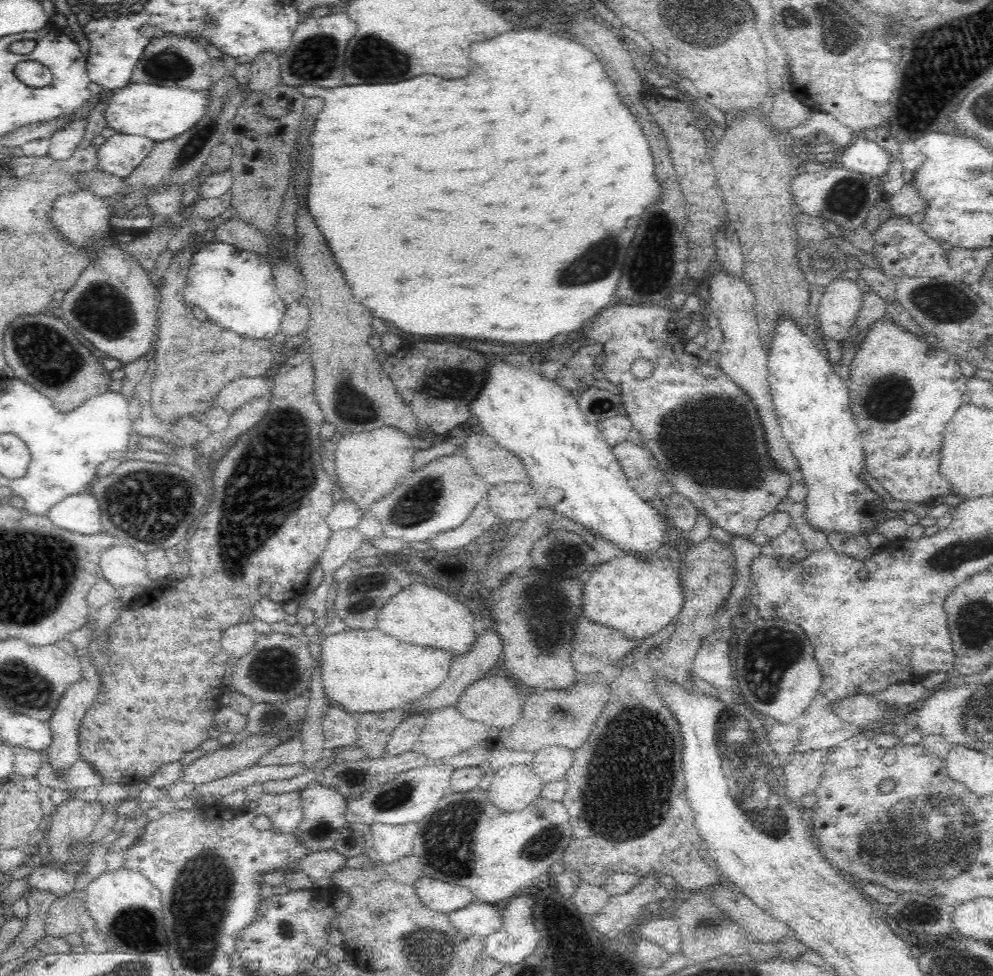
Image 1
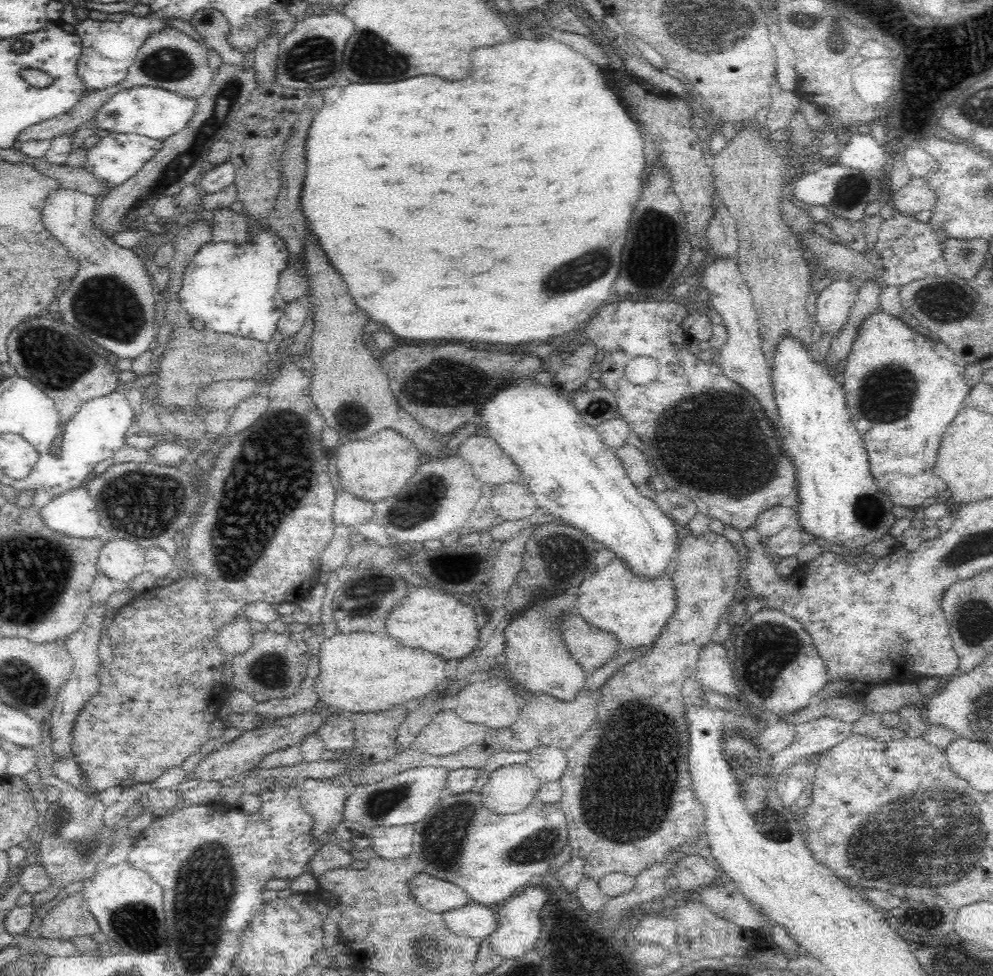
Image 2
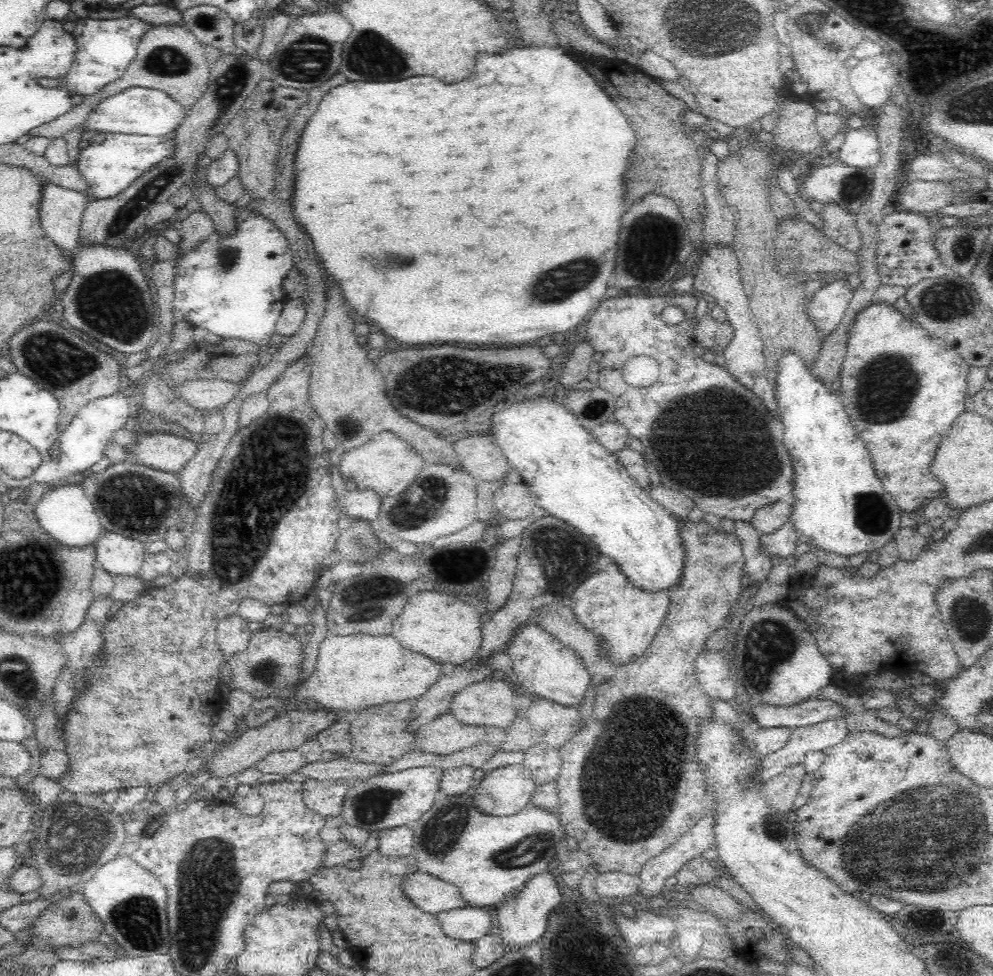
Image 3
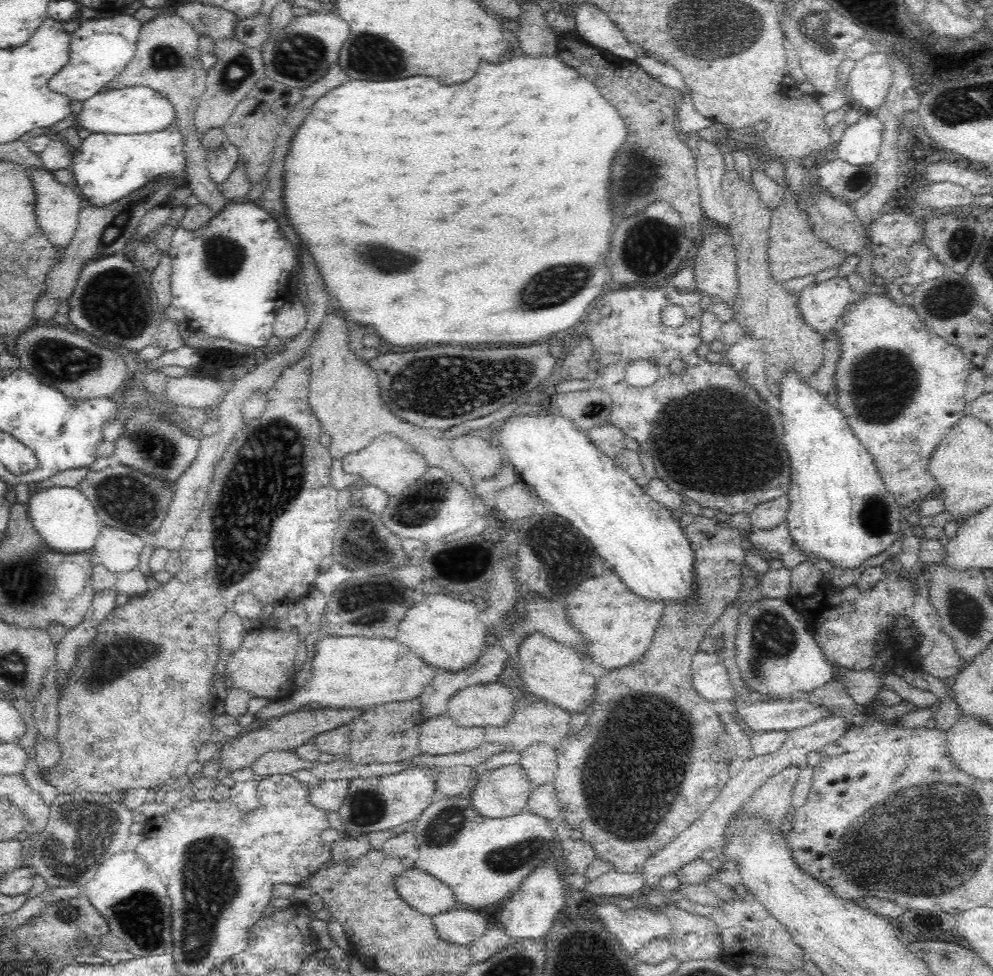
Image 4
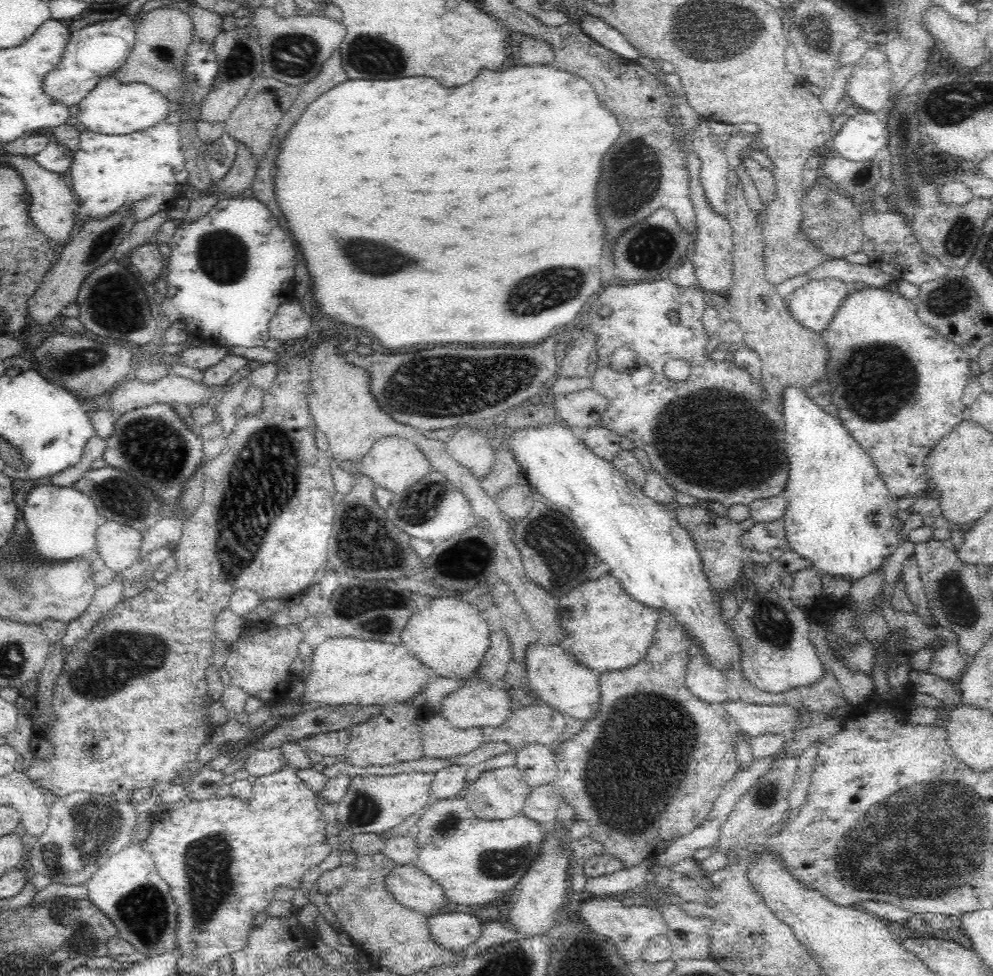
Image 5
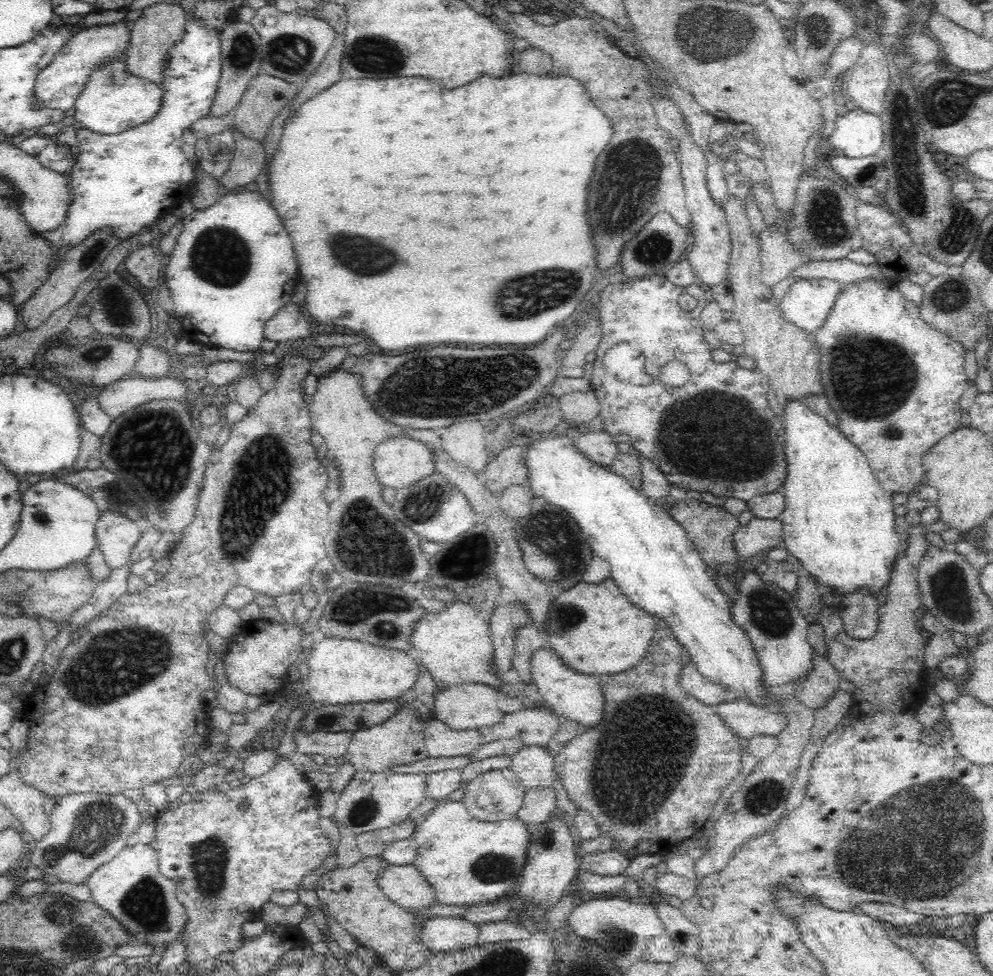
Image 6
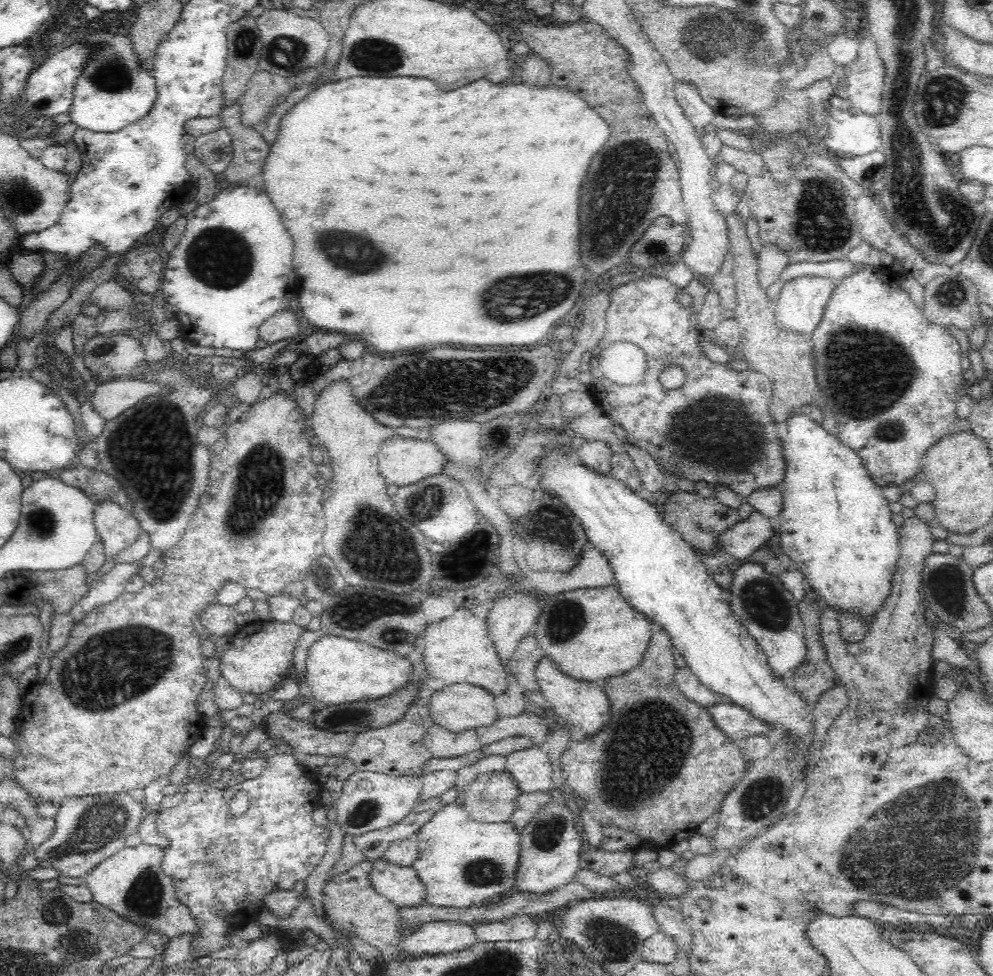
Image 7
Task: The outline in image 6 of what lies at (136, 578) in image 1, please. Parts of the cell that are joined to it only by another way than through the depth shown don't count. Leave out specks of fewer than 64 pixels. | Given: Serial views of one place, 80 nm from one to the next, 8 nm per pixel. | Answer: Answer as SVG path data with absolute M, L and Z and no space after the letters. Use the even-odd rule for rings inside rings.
M112 511L100 513L95 537L108 568L113 571L130 564L130 553L139 541L143 527Z

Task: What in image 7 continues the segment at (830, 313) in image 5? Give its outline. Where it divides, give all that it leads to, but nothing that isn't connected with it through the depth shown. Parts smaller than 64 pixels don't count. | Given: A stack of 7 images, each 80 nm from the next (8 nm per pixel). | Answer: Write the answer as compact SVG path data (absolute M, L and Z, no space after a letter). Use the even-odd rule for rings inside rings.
M806 275L794 277L794 280L787 282L782 287L779 298L775 300L775 321L780 331L793 331L811 336L822 320L826 305L836 286L837 282L828 277Z

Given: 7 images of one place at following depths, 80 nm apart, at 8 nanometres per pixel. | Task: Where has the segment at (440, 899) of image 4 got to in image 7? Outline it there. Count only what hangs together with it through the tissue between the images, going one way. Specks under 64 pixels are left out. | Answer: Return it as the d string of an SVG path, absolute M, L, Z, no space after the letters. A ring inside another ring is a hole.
M376 859L372 863L370 883L382 897L400 908L417 907L426 903L426 887L413 865L395 865L386 859Z

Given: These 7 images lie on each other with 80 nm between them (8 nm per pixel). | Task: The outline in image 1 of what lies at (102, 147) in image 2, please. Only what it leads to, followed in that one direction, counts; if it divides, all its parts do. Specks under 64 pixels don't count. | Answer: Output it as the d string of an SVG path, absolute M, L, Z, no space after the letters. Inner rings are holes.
M118 133L99 146L96 170L128 176L150 154L156 142L146 137Z

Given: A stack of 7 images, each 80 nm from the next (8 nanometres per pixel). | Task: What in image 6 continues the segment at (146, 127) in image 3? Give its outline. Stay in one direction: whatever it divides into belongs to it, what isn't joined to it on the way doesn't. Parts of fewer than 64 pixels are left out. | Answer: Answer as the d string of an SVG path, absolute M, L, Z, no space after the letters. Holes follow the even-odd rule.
M125 55L96 69L75 102L75 120L83 129L97 134L122 134L150 122L161 109L163 89L144 78L126 73Z

